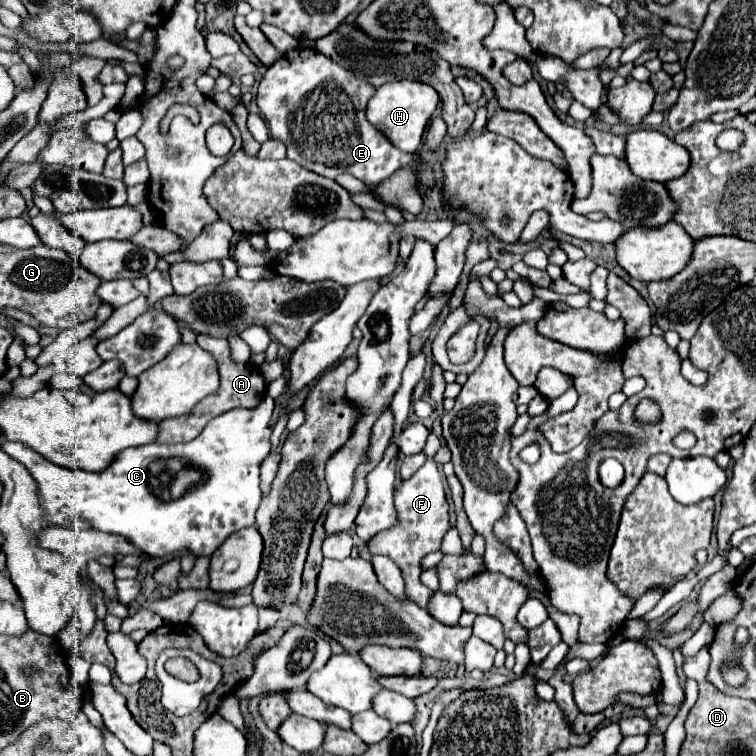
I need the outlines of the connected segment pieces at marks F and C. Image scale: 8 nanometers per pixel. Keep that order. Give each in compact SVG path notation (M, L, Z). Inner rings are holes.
M430 432L426 448L424 448L424 454L426 454L424 466L410 480L402 482L394 492L394 506L398 510L400 524L378 532L376 536L372 536L366 542L366 546L372 554L386 554L398 564L398 568L402 570L404 582L406 582L406 596L422 608L426 608L430 596L434 594L430 588L426 588L420 582L422 558L430 552L440 550L442 538L450 530L448 502L446 502L446 494L444 494L444 484L442 484L442 476L440 476L440 472L436 468L436 462L434 462L434 456L436 456L440 446L441 441L438 436L434 432Z
M266 396L256 408L232 408L220 416L216 416L206 428L188 444L146 444L138 448L124 450L118 454L112 466L104 472L80 472L52 464L32 448L22 442L8 442L6 440L6 454L24 464L32 478L38 482L42 506L46 510L46 520L56 526L64 522L64 506L72 510L78 518L96 524L96 530L122 534L134 542L142 552L150 556L172 556L182 550L188 550L196 556L210 556L232 532L248 528L254 524L254 514L258 510L262 492L260 492L260 478L258 468L264 458L270 454L270 418L274 410L272 396ZM180 458L188 466L202 470L200 480L190 484L180 498L170 496L170 488L158 488L158 460Z

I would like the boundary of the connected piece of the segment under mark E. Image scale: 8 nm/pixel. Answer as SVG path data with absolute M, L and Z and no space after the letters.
M294 48L268 68L258 86L256 104L260 108L260 114L268 122L272 138L282 138L288 148L288 158L292 158L300 166L326 178L336 178L348 172L366 184L378 184L380 180L394 174L400 166L412 164L414 154L398 150L378 128L370 126L370 122L366 120L366 104L374 92L374 86L362 82L360 78L354 78L354 74L350 74L318 50Z

